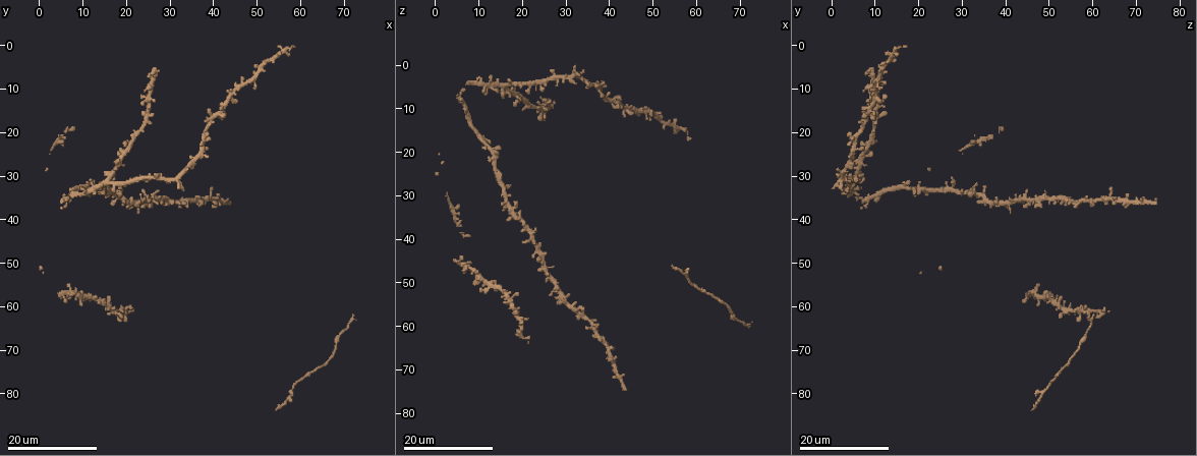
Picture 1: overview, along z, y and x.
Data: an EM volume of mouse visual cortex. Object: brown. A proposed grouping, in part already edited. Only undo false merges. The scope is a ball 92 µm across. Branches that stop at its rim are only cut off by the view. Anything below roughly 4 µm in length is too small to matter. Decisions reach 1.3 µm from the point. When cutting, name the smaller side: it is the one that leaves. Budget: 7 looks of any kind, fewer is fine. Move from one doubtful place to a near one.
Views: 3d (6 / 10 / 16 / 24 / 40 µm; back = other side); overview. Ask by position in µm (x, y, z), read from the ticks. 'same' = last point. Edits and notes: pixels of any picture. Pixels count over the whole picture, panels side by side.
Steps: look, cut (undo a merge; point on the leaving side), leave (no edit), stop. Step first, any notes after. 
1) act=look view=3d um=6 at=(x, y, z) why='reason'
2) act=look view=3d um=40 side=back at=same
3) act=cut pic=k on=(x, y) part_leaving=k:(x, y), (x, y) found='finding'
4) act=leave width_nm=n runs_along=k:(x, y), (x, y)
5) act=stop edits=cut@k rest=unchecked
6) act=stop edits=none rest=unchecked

act=look view=3d um=24 at=(22.0, 36.0, 40.0) why='branch point'

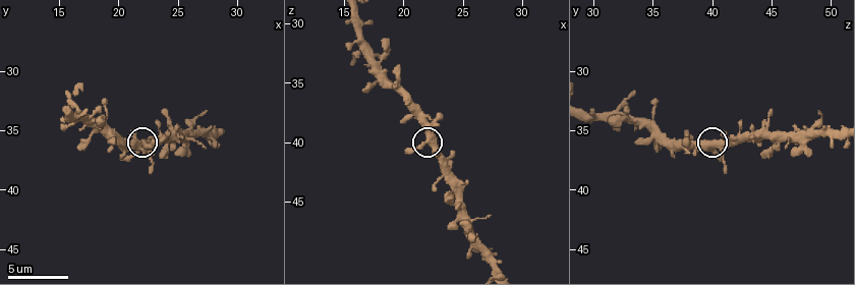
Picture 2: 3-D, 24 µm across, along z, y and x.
act=look view=3d um=10 at=(22.0, 36.6, 40.0)

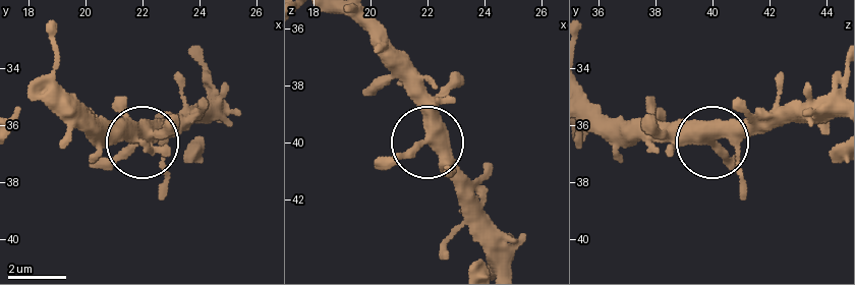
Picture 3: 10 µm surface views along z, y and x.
act=leave arms=3 found='one cell here'

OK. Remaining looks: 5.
act=look view=3d um=10 at=(16.4, 33.0, 32.4)

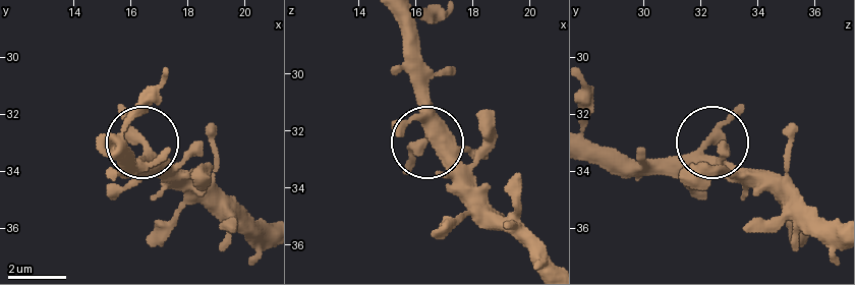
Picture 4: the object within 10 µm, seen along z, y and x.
act=look view=3d um=10 side=back at=(16.4, 32.9, 32.3) why='other side'

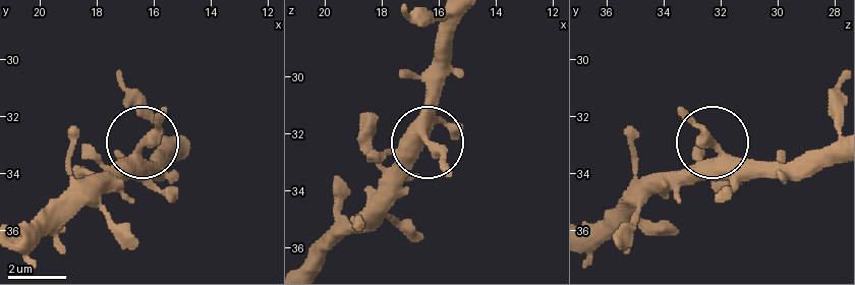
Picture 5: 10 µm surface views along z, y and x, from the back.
act=leave width_nm=380 runs_along=5:(22, 229), (44, 222), (136, 147), (147, 171), (173, 197) found='continuous, no second cell'

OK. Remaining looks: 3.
act=look view=3d um=24 at=(16.0, 31.0, 5.0) why='four arms meet'

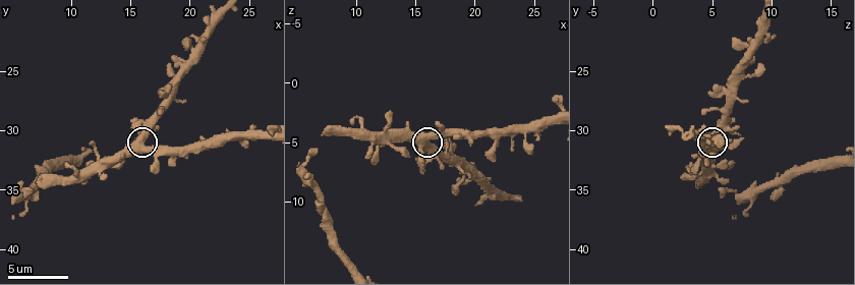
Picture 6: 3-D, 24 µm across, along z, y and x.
act=look view=3d um=10 at=(15.8, 31.0, 5.0)

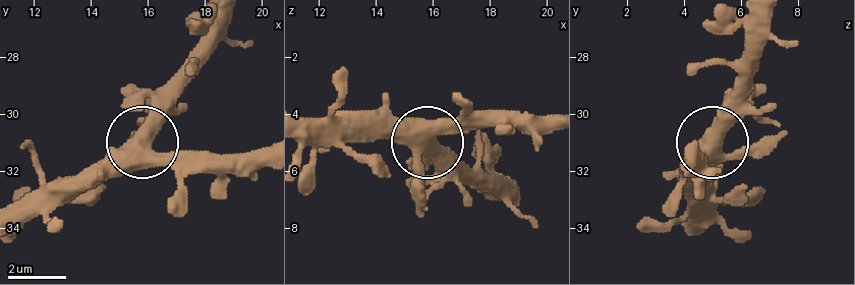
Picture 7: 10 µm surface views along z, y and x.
act=leave found='all the same cell'

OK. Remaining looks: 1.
act=stop edits=none rest=unchecked

